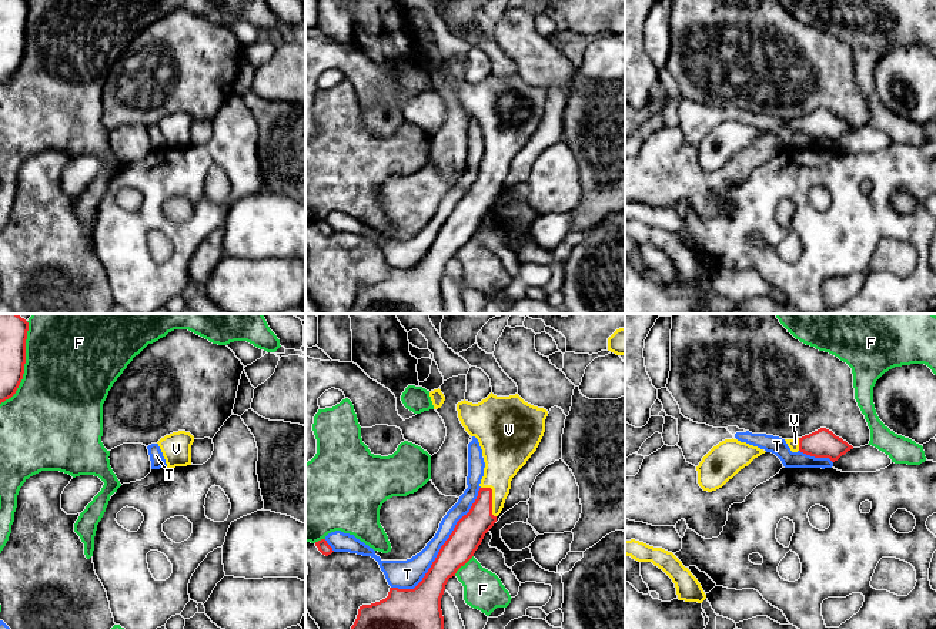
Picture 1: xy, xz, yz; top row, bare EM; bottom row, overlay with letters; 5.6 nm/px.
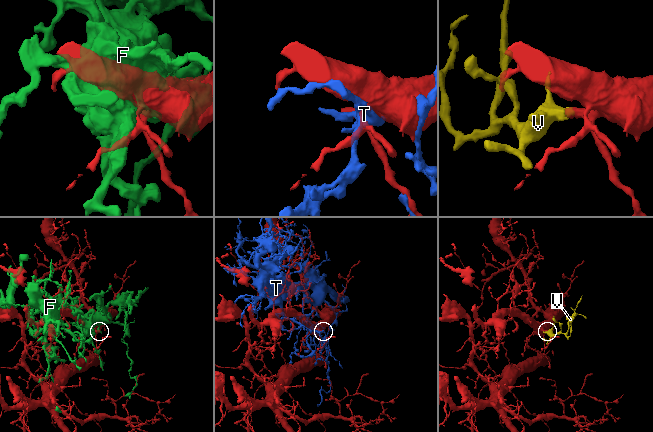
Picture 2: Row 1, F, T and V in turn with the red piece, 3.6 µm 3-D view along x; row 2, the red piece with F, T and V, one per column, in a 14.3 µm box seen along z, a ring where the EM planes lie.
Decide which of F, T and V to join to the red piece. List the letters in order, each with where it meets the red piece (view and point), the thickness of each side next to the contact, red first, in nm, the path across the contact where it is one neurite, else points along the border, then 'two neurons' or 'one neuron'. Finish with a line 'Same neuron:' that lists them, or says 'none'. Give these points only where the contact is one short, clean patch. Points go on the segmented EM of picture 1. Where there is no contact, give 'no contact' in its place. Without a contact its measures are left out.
F: meets red in xy at (24, 362); 160 nm thick on the red side, 500 nm on the other; two neurons
T: meets red in xz at (441, 548); 170 nm thick on the red side, 160 nm on the other; two neurons
V: meets red in xz at (491, 498); 170 nm thick on the red side, 220 nm on the other; runs through xz (470, 531), (481, 518), (491, 498), (504, 457); one neuron
Same neuron: V

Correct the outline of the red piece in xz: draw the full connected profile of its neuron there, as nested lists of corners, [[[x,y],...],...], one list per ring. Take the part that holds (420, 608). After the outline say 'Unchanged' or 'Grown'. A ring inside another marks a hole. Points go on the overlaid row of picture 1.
[[[491,392],[478,404],[464,399],[457,404],[457,411],[462,426],[478,439],[482,449],[485,468],[478,496],[469,512],[457,522],[422,581],[414,589],[390,588],[385,599],[360,606],[351,629],[444,629],[441,598],[445,585],[474,556],[485,533],[497,522],[509,494],[511,481],[536,451],[548,416],[546,409],[525,402],[518,394],[497,397]]]. Grown

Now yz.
[[[820,428],[802,438],[785,441],[792,452],[800,451],[815,458],[829,458],[832,462],[838,461],[848,451],[853,449],[852,445],[826,428]]]. Grown

